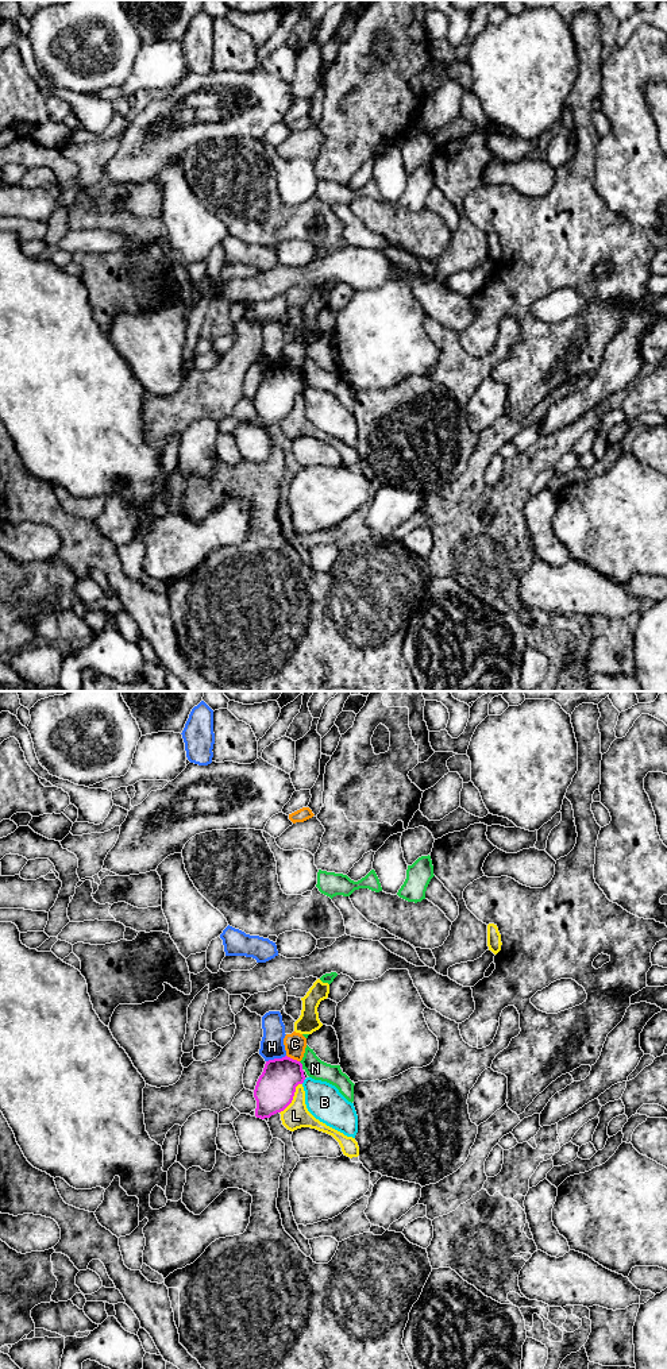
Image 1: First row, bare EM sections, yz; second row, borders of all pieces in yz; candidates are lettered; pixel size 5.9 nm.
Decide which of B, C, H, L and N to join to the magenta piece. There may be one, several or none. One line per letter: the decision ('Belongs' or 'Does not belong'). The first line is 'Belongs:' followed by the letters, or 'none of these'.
Belongs: none of these
B: Does not belong
C: Does not belong
H: Does not belong
L: Does not belong
N: Does not belong

